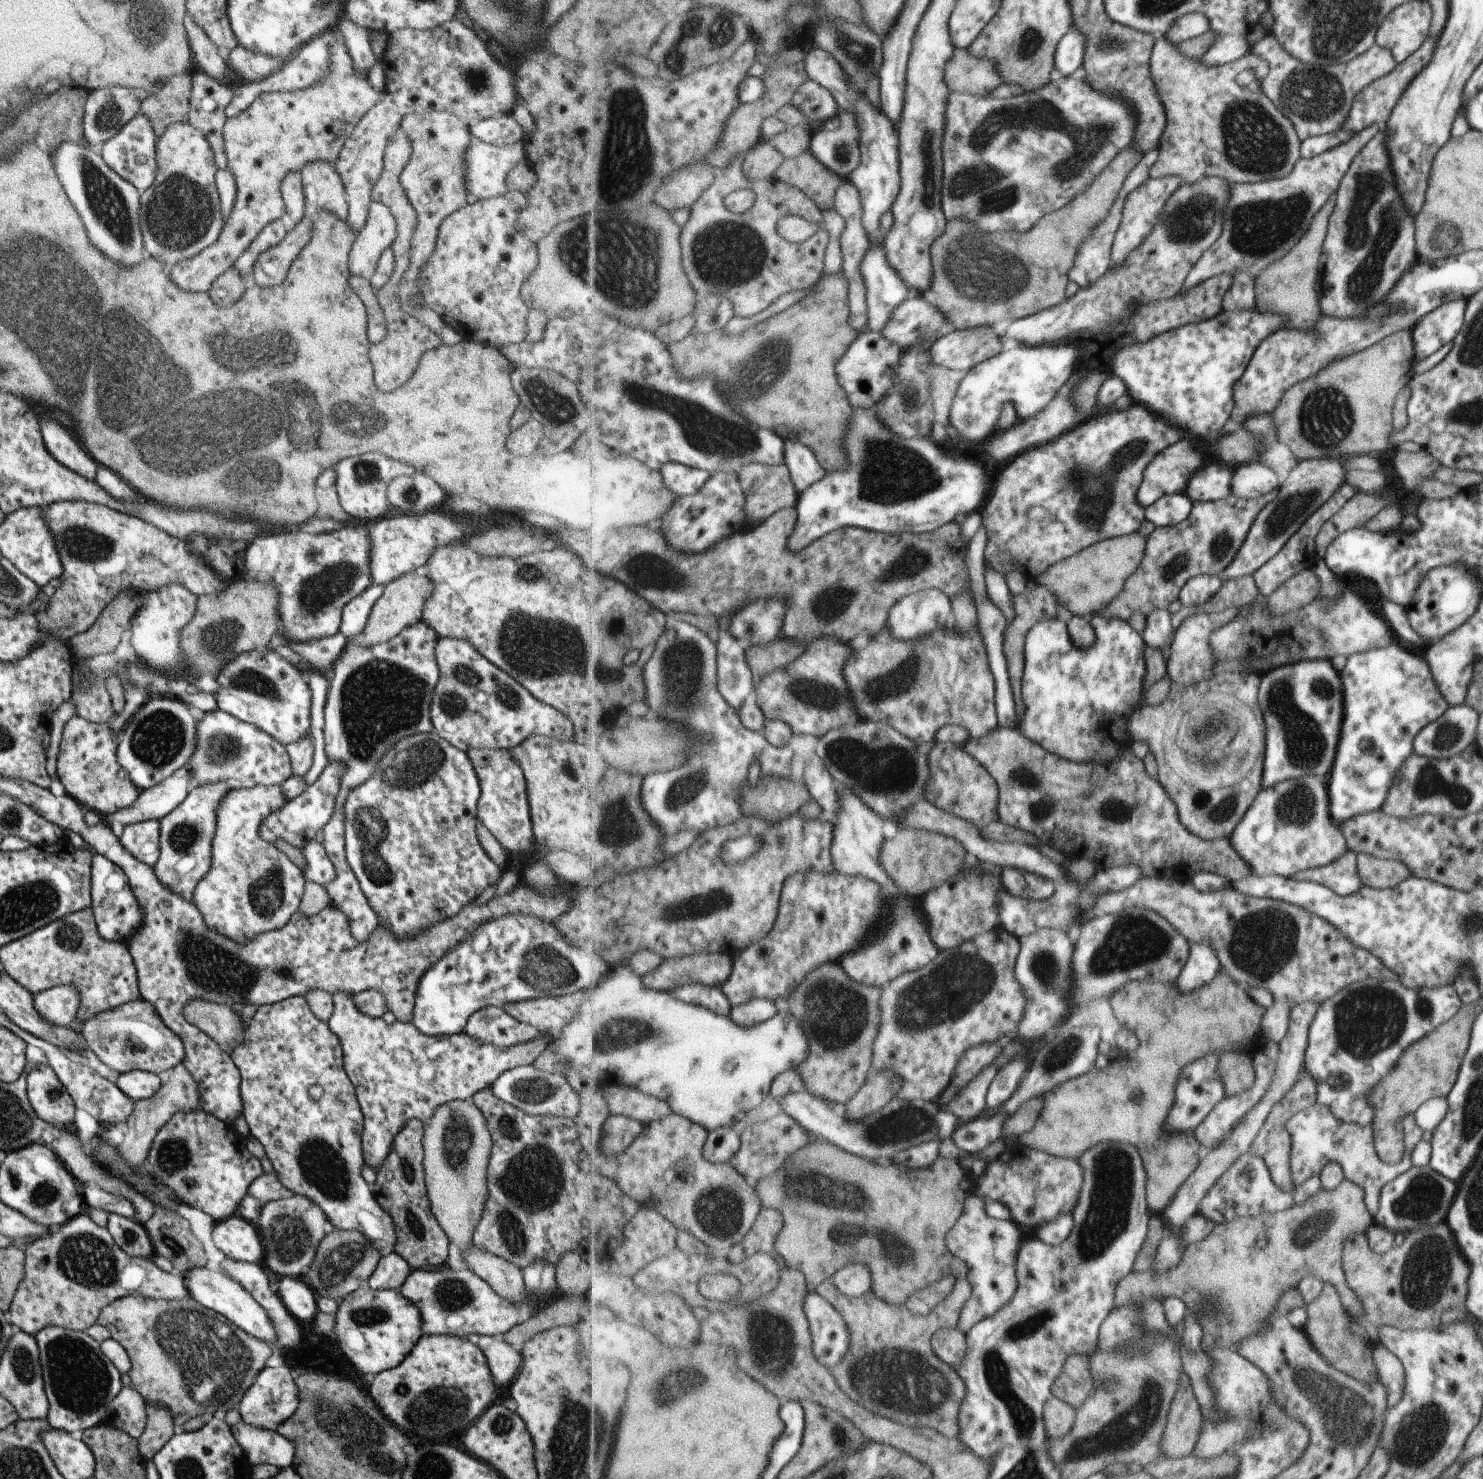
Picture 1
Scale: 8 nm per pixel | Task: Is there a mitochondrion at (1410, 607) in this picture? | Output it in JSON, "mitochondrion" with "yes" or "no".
{"mitochondrion":"no"}

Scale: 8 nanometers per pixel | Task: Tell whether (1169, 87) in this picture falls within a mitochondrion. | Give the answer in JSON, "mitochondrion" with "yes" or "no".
{"mitochondrion":"no"}

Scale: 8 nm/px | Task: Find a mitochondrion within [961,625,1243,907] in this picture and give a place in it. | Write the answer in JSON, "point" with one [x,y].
{"point":[1022,773]}

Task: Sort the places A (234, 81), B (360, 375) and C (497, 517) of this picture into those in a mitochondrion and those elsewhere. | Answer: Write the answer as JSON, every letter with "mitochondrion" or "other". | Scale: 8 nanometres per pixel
{"A":"other","B":"other","C":"other"}

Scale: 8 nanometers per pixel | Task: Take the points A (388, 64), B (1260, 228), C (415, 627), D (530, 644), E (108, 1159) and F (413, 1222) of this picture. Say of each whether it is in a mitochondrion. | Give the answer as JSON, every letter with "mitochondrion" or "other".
{"A":"other","B":"mitochondrion","C":"other","D":"mitochondrion","E":"mitochondrion","F":"mitochondrion"}

